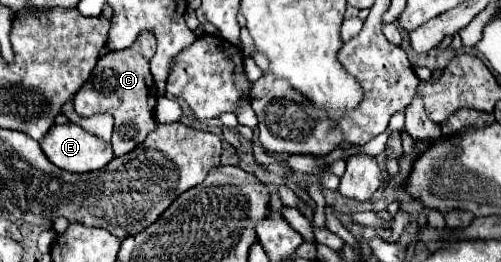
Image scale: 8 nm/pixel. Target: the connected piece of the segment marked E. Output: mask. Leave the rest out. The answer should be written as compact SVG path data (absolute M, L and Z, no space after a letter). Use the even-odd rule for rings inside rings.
M73 122L53 126L41 140L41 148L55 166L69 172L91 172L113 158L109 142Z

